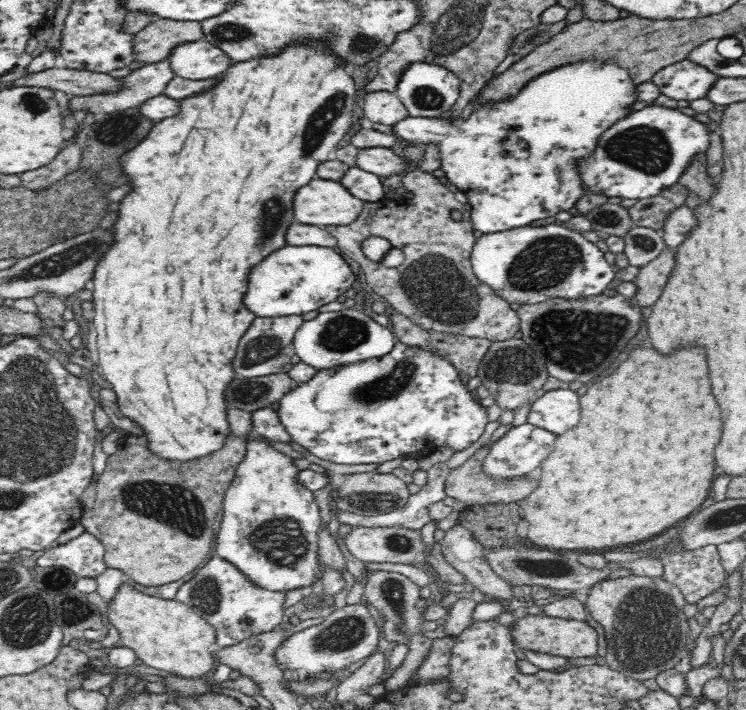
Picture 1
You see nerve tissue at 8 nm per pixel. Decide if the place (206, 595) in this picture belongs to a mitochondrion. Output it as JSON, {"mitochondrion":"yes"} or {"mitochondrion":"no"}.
{"mitochondrion":"yes"}

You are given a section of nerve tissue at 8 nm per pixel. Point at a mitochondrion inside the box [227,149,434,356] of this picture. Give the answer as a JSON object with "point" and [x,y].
{"point":[343,333]}

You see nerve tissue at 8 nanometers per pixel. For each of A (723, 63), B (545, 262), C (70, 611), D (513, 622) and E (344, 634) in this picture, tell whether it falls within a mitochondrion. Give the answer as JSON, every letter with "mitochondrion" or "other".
{"A":"other","B":"mitochondrion","C":"mitochondrion","D":"other","E":"mitochondrion"}

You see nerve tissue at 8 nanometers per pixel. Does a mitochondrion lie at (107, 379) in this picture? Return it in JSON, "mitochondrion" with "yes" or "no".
{"mitochondrion":"no"}

